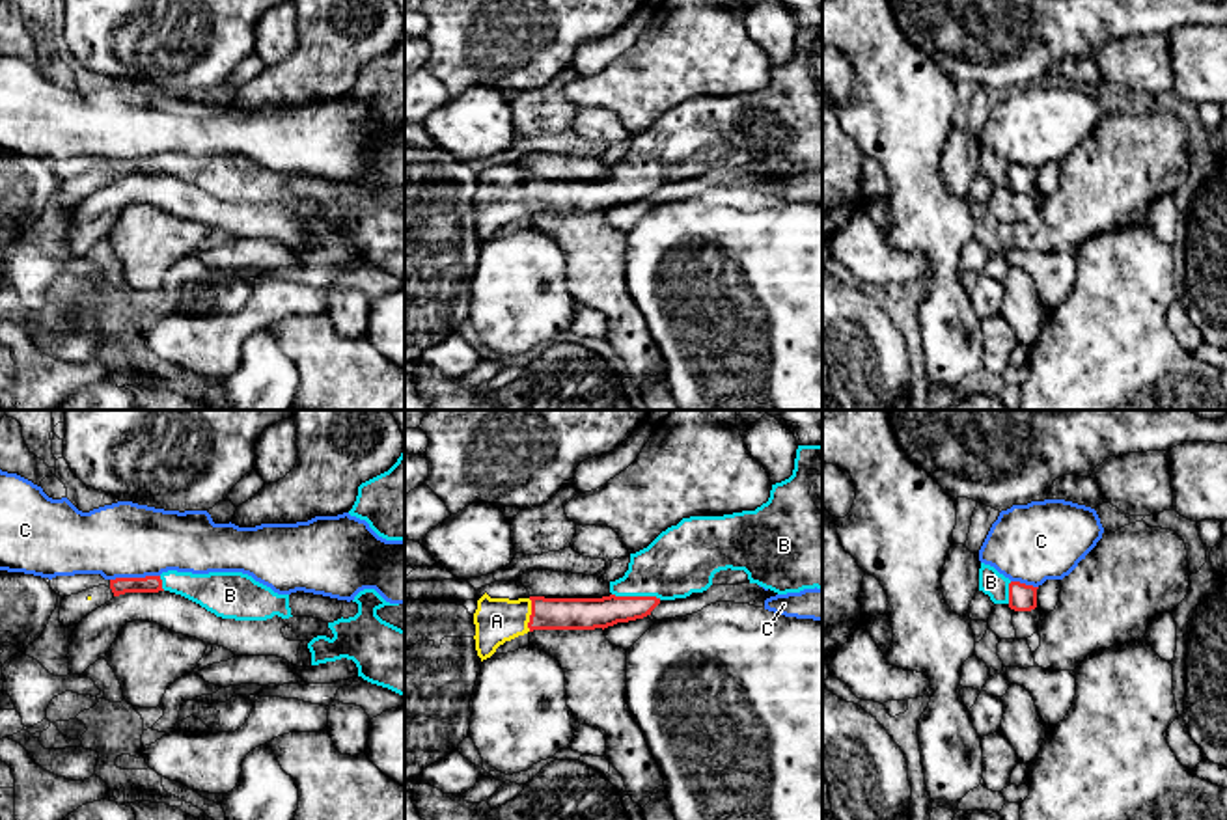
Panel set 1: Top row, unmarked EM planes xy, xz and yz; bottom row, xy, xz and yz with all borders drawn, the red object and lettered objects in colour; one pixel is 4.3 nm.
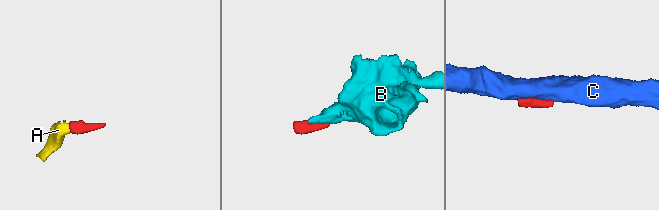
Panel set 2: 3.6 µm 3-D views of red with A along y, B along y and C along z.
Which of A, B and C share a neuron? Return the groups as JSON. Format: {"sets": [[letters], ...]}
{"sets": [["A", "B"], ["C"]]}

